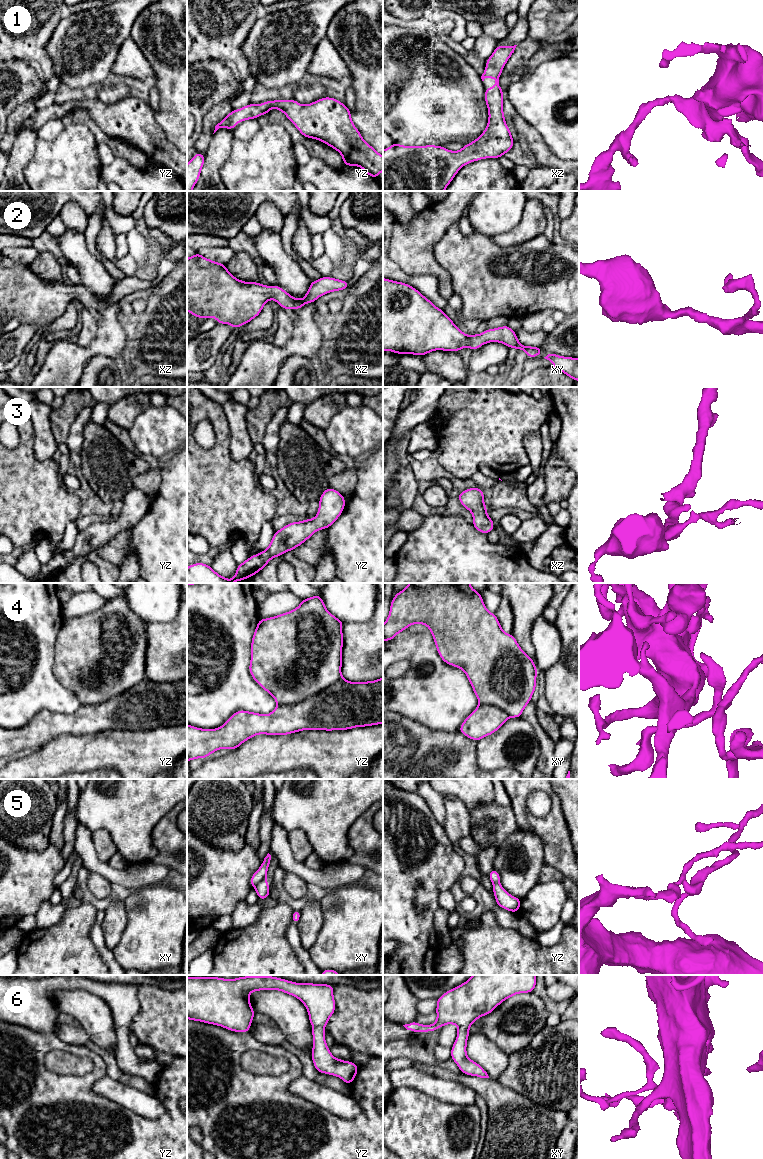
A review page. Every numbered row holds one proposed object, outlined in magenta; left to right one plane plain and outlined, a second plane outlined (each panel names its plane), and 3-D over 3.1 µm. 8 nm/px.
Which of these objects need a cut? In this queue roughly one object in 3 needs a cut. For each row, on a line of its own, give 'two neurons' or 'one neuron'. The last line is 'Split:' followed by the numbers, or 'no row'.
1: one neuron
2: one neuron
3: one neuron
4: one neuron
5: two neurons
6: one neuron
Split: 5

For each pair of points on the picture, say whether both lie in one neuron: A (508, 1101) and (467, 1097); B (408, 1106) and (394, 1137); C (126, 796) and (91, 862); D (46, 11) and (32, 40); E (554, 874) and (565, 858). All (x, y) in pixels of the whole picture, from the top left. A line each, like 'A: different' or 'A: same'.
A: different
B: same
C: different
D: same
E: different

